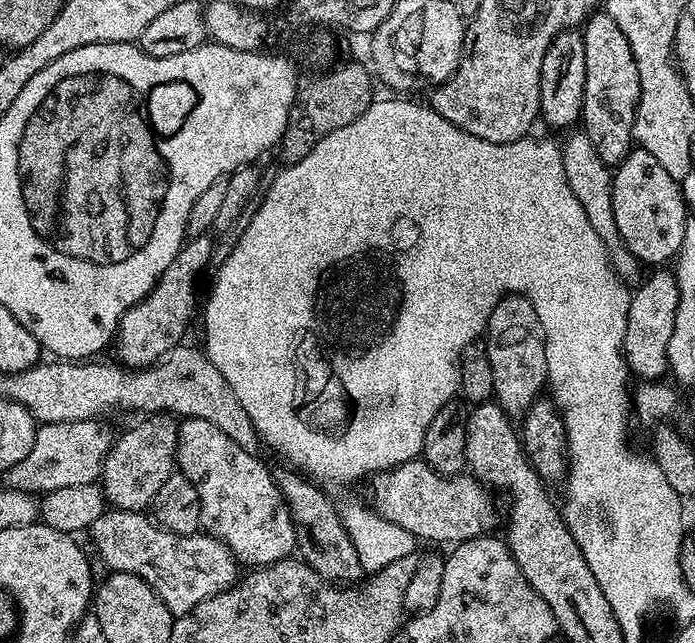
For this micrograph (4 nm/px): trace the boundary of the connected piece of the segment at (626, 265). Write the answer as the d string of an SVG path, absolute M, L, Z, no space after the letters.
M572 130L560 144L562 154L562 170L566 170L566 182L570 182L570 190L574 190L574 198L578 198L578 206L586 210L586 218L590 218L590 226L594 226L594 234L602 238L608 250L608 259L612 271L617 272L621 278L636 276L642 271L642 265L634 253L624 245L624 240L618 234L618 226L614 222L614 198L612 197L613 169L598 158L594 150L594 142L590 142L588 135L582 130Z

